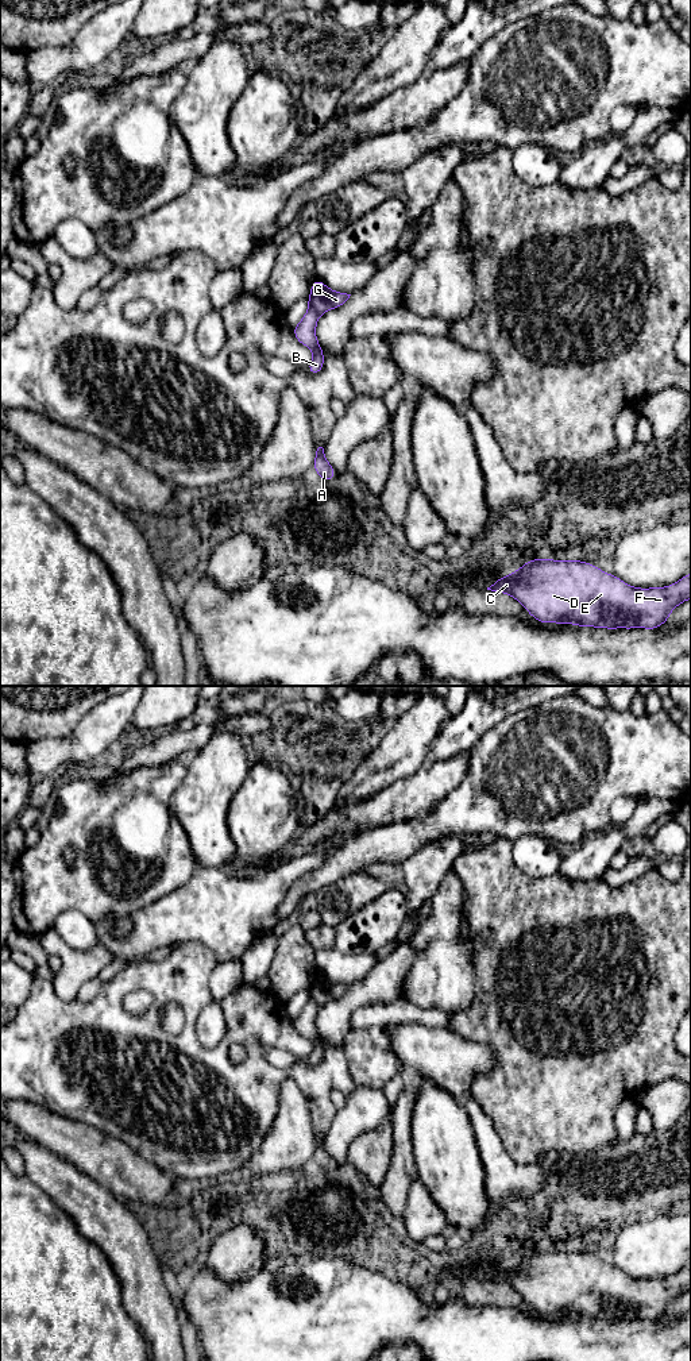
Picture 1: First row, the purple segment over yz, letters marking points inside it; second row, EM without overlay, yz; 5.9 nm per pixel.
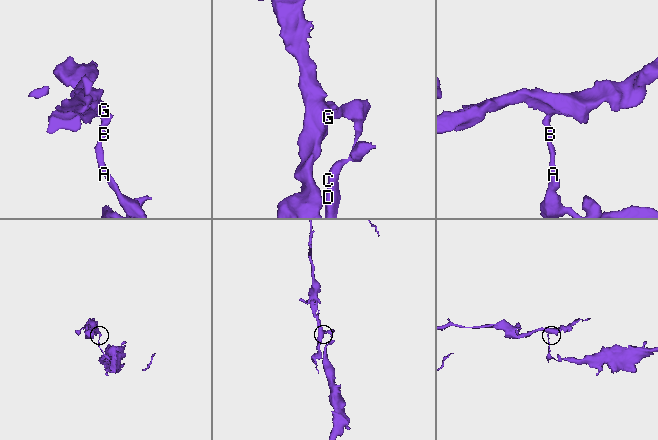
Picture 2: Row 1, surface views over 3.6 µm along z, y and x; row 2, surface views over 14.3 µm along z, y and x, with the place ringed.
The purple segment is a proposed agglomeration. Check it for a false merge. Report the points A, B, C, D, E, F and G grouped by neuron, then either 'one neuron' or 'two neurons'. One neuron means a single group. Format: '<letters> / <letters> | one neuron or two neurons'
A B C D E F / G | two neurons

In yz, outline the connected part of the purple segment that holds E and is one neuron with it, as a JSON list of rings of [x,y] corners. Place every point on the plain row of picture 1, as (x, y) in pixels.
[[[537,1249],[520,1261],[495,1272],[487,1281],[516,1289],[538,1314],[575,1315],[607,1320],[636,1318],[656,1320],[668,1312],[669,1304],[691,1289],[691,1264],[668,1279],[632,1279],[618,1268],[606,1265],[582,1252]]]

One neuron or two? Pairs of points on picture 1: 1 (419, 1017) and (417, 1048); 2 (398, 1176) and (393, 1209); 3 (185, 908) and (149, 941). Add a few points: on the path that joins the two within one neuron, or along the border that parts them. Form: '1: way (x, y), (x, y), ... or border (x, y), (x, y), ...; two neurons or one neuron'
1: border (388, 1024), (423, 1022), (447, 1029); two neurons
2: way (396, 1184), (394, 1201); one neuron
3: way (176, 917), (158, 932); one neuron

